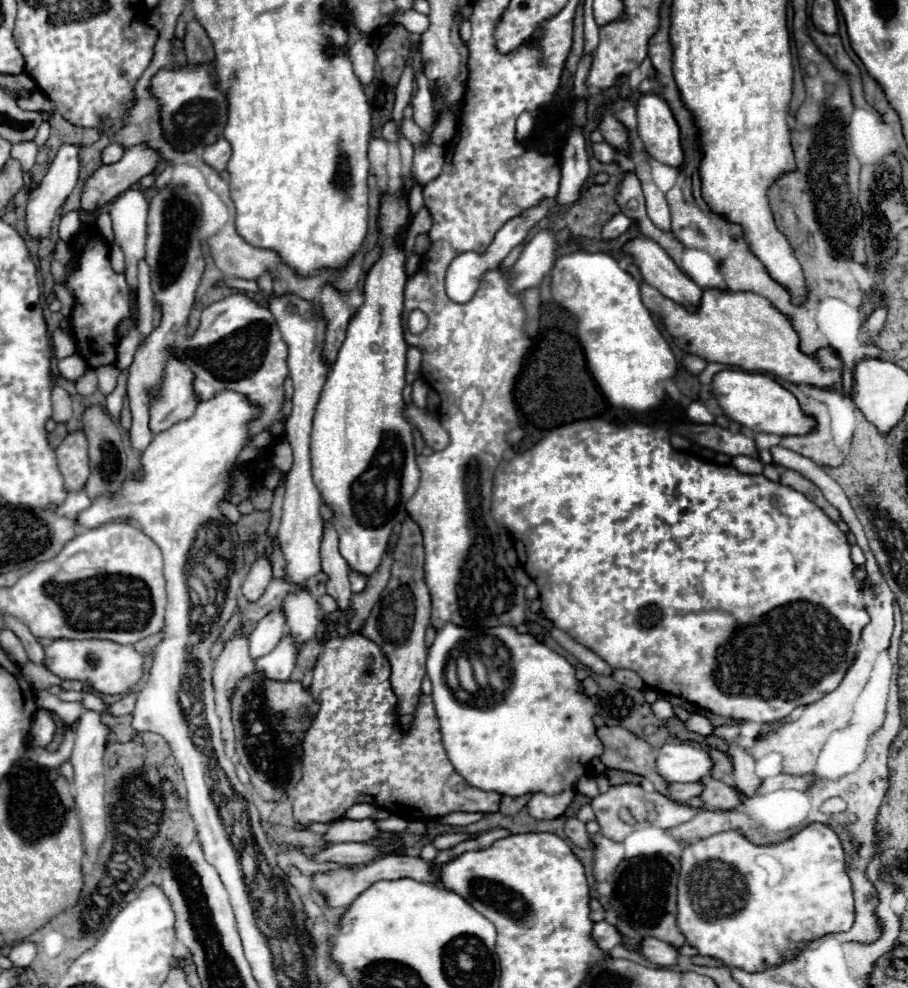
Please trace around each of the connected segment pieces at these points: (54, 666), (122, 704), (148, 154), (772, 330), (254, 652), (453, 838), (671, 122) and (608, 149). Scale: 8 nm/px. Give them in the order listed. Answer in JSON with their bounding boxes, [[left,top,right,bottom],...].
[[44,640,144,694],[104,692,136,716],[80,144,160,212],[640,282,842,388],[248,610,284,660],[434,832,478,850],[636,94,682,168],[592,142,614,164]]

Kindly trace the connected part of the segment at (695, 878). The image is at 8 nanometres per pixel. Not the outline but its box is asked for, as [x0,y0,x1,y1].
[676,824,854,972]

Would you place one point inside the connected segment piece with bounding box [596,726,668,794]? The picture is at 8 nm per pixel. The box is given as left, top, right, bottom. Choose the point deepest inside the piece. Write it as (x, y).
(623, 750)

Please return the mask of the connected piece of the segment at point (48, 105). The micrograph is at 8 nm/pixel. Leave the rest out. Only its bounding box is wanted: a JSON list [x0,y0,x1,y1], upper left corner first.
[17,91,52,115]

